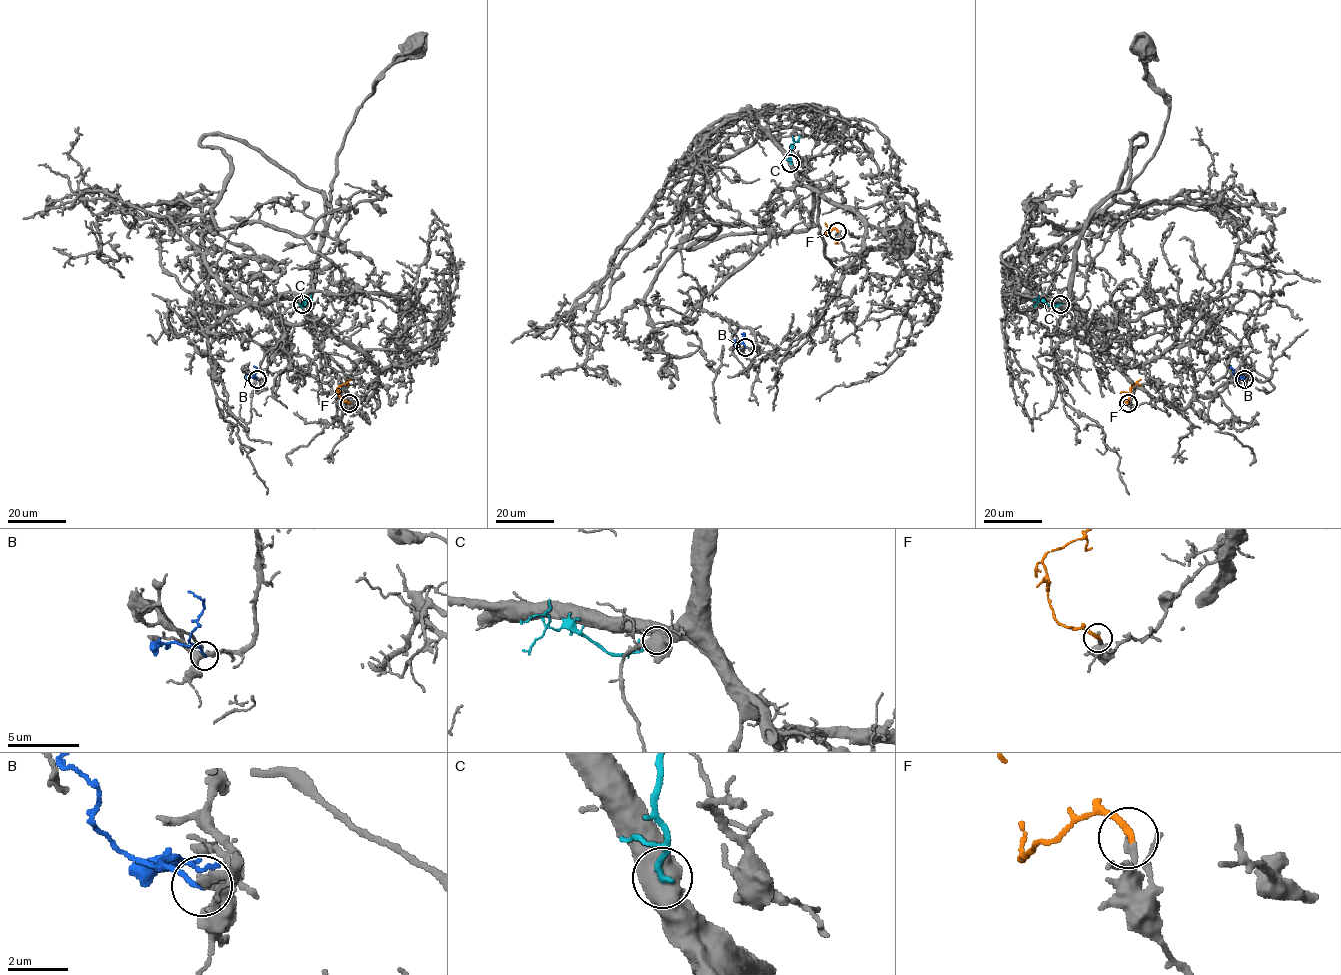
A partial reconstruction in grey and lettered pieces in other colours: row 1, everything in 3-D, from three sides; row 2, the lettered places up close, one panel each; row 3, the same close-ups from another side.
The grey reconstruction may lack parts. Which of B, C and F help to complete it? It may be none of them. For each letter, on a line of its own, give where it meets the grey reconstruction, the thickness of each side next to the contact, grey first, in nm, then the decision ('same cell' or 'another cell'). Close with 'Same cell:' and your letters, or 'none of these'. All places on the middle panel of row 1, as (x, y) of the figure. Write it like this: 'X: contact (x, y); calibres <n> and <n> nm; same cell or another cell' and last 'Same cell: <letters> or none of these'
B: contact (745, 347); calibres 300 and 150 nm; another cell
C: contact (790, 163); calibres 800 and 190 nm; another cell
F: contact (837, 231); calibres 240 and 240 nm; same cell
Same cell: F

